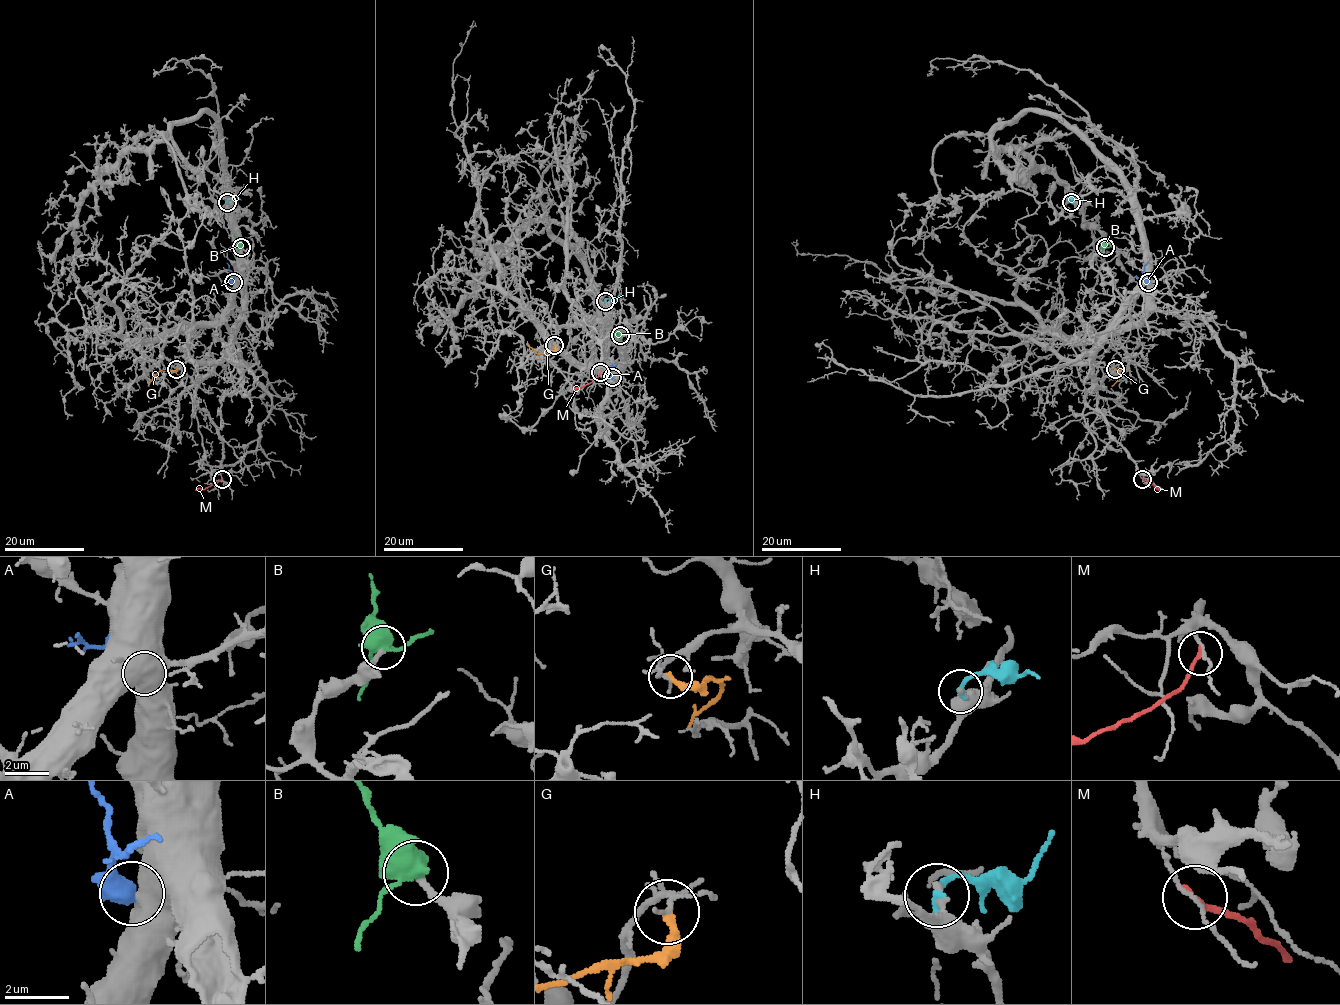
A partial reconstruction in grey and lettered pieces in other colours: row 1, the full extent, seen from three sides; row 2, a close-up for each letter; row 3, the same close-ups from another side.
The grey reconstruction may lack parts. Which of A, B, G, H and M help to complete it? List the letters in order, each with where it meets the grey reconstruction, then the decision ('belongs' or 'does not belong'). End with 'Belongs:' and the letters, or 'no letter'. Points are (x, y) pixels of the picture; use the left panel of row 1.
A: (233, 282) | does not belong
B: (241, 247) | belongs
G: (176, 369) | does not belong
H: (227, 202) | does not belong
M: (222, 479) | does not belong
Belongs: B

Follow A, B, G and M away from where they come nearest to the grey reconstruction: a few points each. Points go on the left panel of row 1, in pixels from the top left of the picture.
A: (233, 282), (226, 262)
B: (241, 247), (233, 233)
G: (176, 368), (161, 369), (149, 386)
M: (221, 479), (204, 489), (195, 490)

